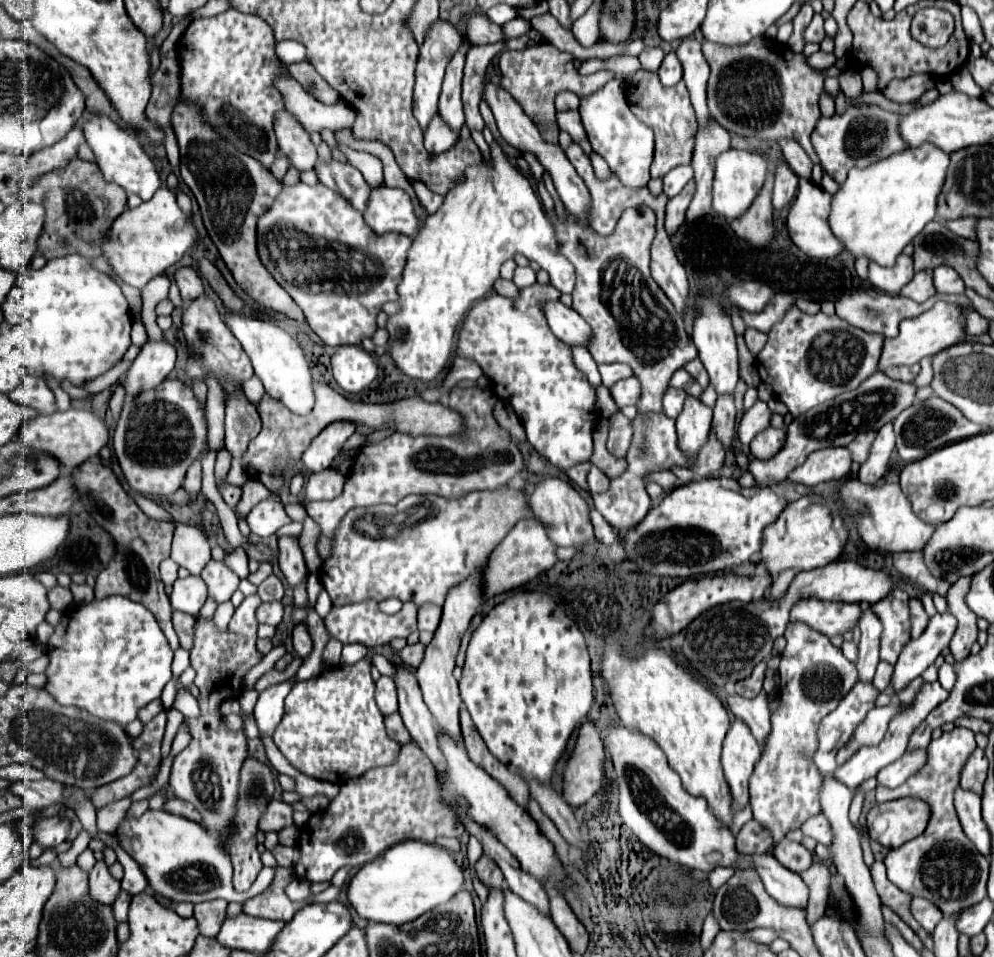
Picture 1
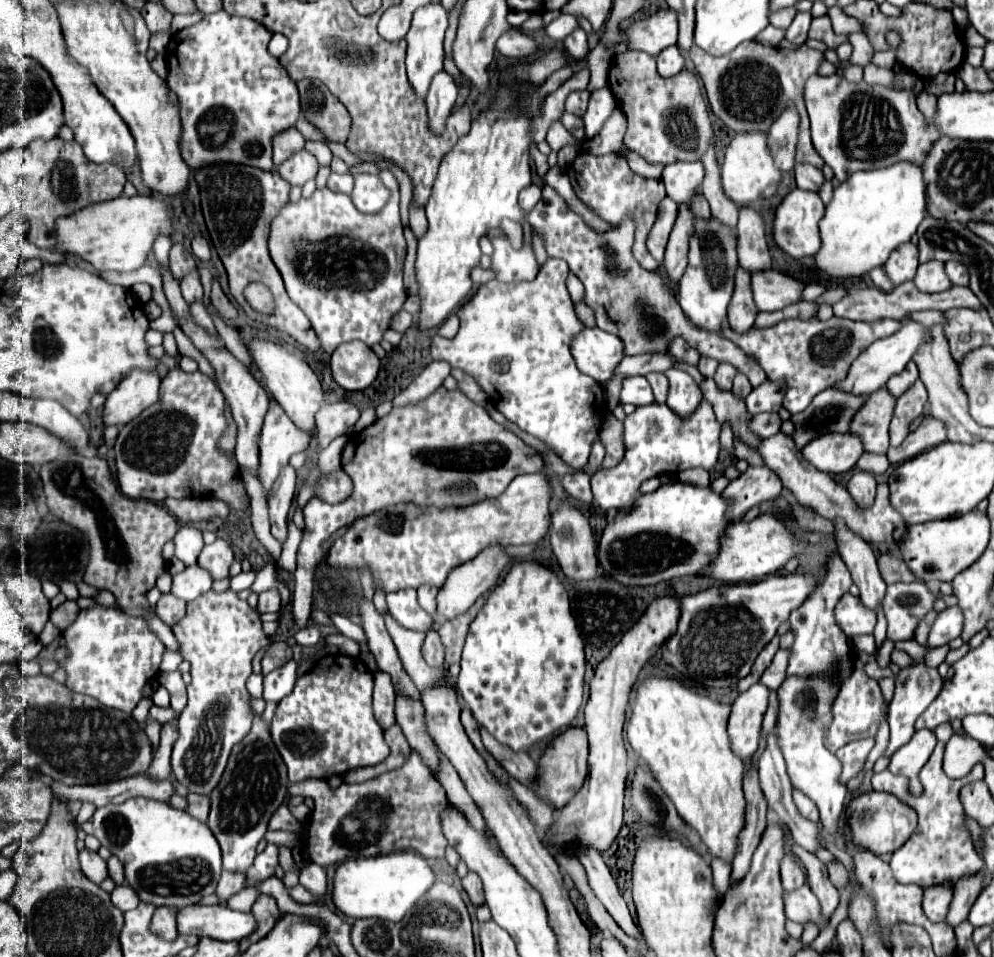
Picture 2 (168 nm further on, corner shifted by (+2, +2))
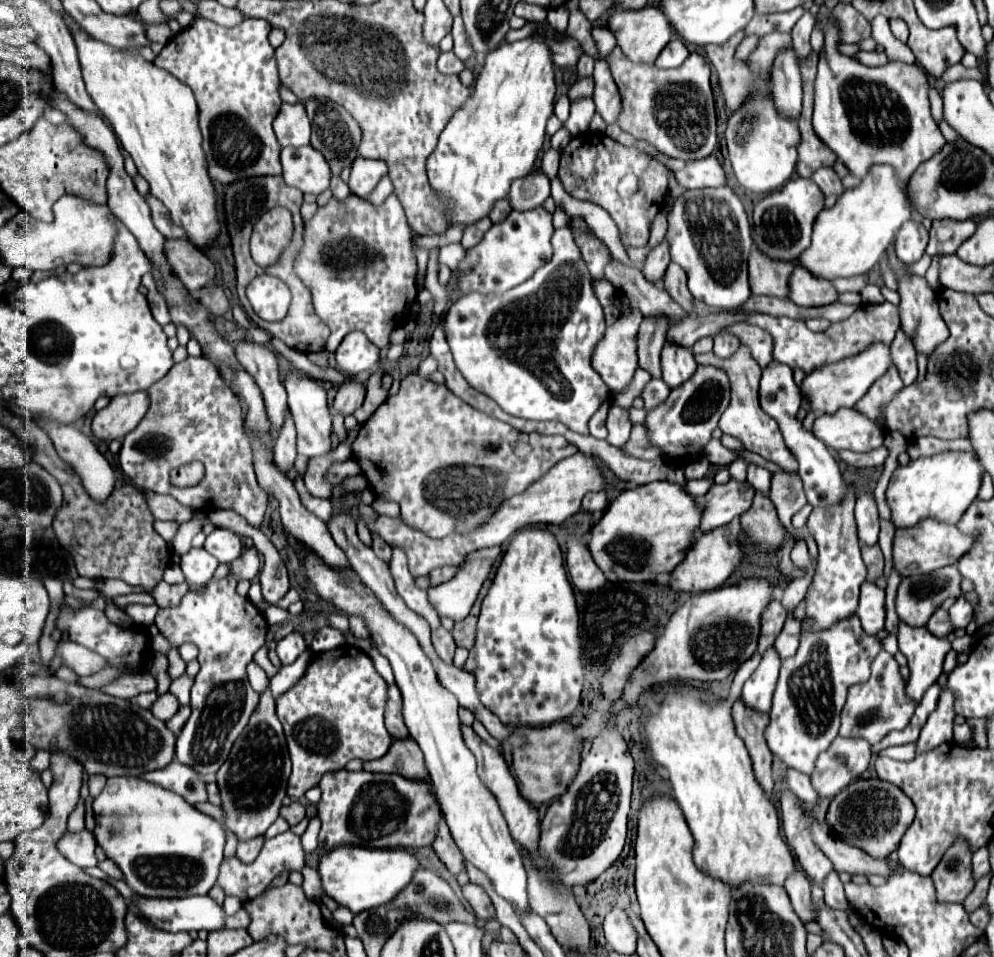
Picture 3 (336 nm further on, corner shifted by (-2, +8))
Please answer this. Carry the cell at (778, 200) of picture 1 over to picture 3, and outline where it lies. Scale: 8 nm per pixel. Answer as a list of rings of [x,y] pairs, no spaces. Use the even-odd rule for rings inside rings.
[[[793,49],[779,53],[773,63],[773,99],[781,117],[797,121],[801,115],[801,75]]]

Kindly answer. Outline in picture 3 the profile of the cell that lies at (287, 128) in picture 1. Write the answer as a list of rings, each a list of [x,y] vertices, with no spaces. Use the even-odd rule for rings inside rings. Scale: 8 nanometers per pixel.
[[[283,147],[281,149],[283,179],[287,185],[301,189],[303,193],[319,195],[329,187],[329,165],[317,149],[307,147]]]

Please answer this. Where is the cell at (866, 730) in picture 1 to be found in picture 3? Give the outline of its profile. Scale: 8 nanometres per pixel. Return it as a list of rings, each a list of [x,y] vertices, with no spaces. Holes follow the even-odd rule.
[[[837,737],[827,753],[819,755],[811,783],[821,797],[833,797],[869,767],[871,745],[863,739]]]

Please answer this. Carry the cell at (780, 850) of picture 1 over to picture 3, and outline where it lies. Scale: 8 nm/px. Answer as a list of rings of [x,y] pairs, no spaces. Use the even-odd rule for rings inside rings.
[[[795,869],[787,881],[785,881],[785,889],[789,893],[789,899],[793,903],[795,913],[799,915],[801,921],[811,921],[813,917],[813,909],[811,909],[811,883],[807,879],[807,875],[801,869]]]

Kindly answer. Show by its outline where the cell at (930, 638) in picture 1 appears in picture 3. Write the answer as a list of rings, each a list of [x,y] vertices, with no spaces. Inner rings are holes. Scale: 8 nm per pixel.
[[[959,597],[955,601],[955,605],[949,609],[949,617],[951,617],[951,625],[953,629],[965,629],[971,619],[973,619],[973,607],[969,601],[965,601],[963,597]]]

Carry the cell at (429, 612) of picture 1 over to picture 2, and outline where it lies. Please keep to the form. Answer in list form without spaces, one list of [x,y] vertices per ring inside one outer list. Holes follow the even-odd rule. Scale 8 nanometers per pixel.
[[[423,585],[417,589],[417,595],[419,595],[419,605],[431,615],[431,617],[437,617],[437,605],[435,605],[435,595],[437,595],[437,587],[431,587],[431,585]]]

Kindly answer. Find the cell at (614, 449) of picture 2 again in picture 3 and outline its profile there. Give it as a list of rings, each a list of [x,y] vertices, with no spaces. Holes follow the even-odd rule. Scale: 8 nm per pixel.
[[[633,425],[631,429],[631,437],[629,441],[623,445],[623,453],[635,459],[655,459],[659,457],[659,453],[655,453],[655,449],[651,449],[651,445],[647,445],[647,437],[645,437],[645,429],[643,425]]]

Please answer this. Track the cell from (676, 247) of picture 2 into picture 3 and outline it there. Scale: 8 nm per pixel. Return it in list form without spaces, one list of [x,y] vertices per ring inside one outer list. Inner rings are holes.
[[[671,261],[663,279],[665,279],[665,289],[671,293],[671,297],[679,301],[687,313],[691,313],[687,309],[687,301],[691,301],[691,293],[687,289],[687,273],[677,263]]]

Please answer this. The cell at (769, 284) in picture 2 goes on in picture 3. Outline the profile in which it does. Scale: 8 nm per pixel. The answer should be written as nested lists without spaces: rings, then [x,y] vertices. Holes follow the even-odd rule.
[[[795,267],[789,277],[787,299],[801,307],[819,307],[833,303],[837,299],[837,291],[833,289],[831,281],[819,279],[803,267]]]

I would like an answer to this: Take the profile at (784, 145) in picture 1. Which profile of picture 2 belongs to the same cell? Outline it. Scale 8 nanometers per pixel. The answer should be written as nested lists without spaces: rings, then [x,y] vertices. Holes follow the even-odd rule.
[[[807,163],[795,167],[795,179],[797,179],[797,187],[807,189],[807,191],[819,191],[819,187],[825,183],[821,169]]]

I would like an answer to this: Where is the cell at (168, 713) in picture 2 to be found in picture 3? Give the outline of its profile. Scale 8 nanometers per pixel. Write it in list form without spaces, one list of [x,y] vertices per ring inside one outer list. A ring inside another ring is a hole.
[[[183,673],[181,677],[177,677],[171,687],[169,687],[169,693],[173,693],[179,701],[179,705],[189,705],[189,691],[191,691],[191,685],[193,685],[193,677],[189,677],[187,673]]]

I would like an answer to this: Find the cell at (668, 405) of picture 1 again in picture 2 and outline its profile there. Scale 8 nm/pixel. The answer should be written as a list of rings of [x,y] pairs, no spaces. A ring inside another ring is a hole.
[[[655,373],[655,375],[647,375],[647,381],[653,389],[653,395],[655,395],[655,401],[657,403],[665,403],[667,399],[667,377],[663,373]]]

